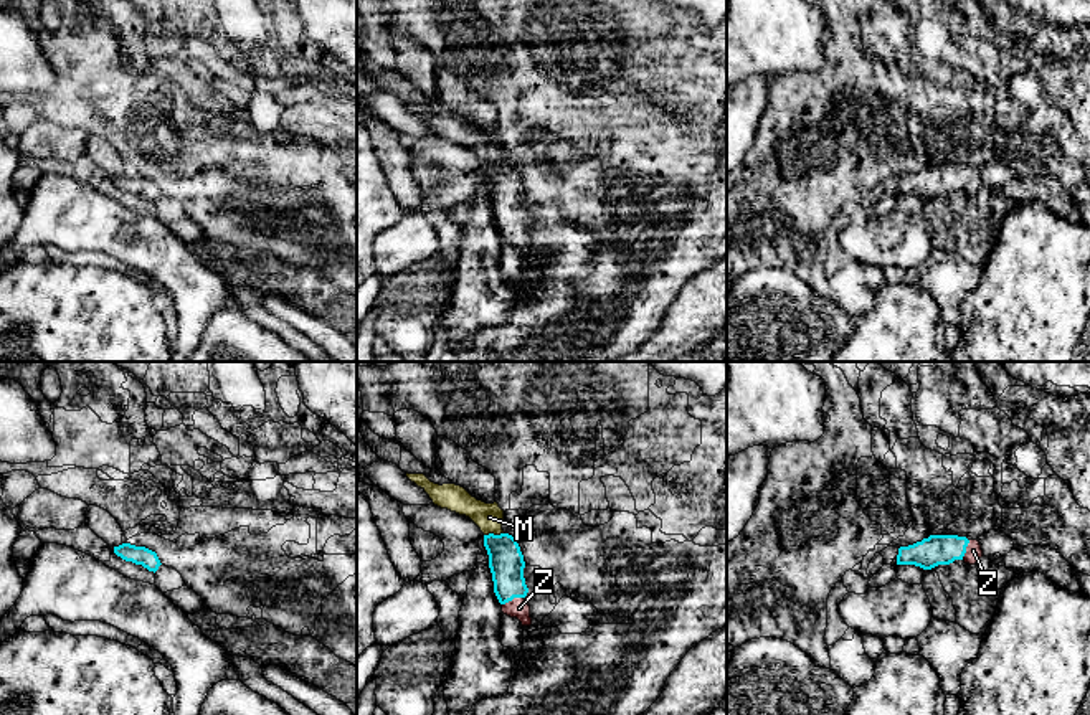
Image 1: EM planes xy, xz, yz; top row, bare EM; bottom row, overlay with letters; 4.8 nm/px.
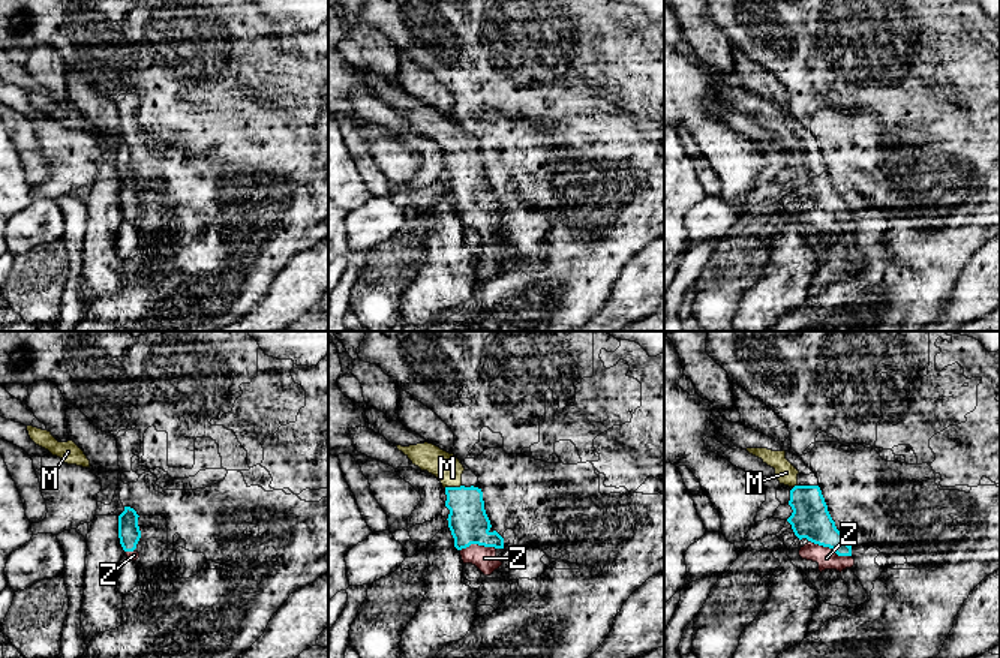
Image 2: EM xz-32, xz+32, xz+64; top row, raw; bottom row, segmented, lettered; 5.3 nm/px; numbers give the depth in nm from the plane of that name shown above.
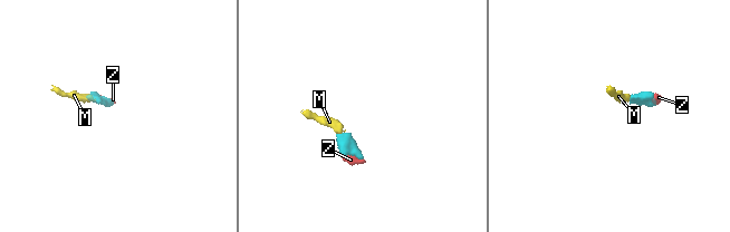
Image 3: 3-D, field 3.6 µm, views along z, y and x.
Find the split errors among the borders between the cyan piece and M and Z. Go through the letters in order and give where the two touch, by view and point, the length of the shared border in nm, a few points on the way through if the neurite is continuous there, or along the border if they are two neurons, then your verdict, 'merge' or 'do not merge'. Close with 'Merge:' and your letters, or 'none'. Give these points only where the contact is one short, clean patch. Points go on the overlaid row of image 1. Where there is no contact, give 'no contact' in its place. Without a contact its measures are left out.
M: meets cyan in xz at (492, 534); contact 100 nm long; merge
Z: meets cyan in xz at (512, 598); contact 110 nm long; runs through xz (506, 560), (512, 598), (519, 608); merge
Merge: M, Z

